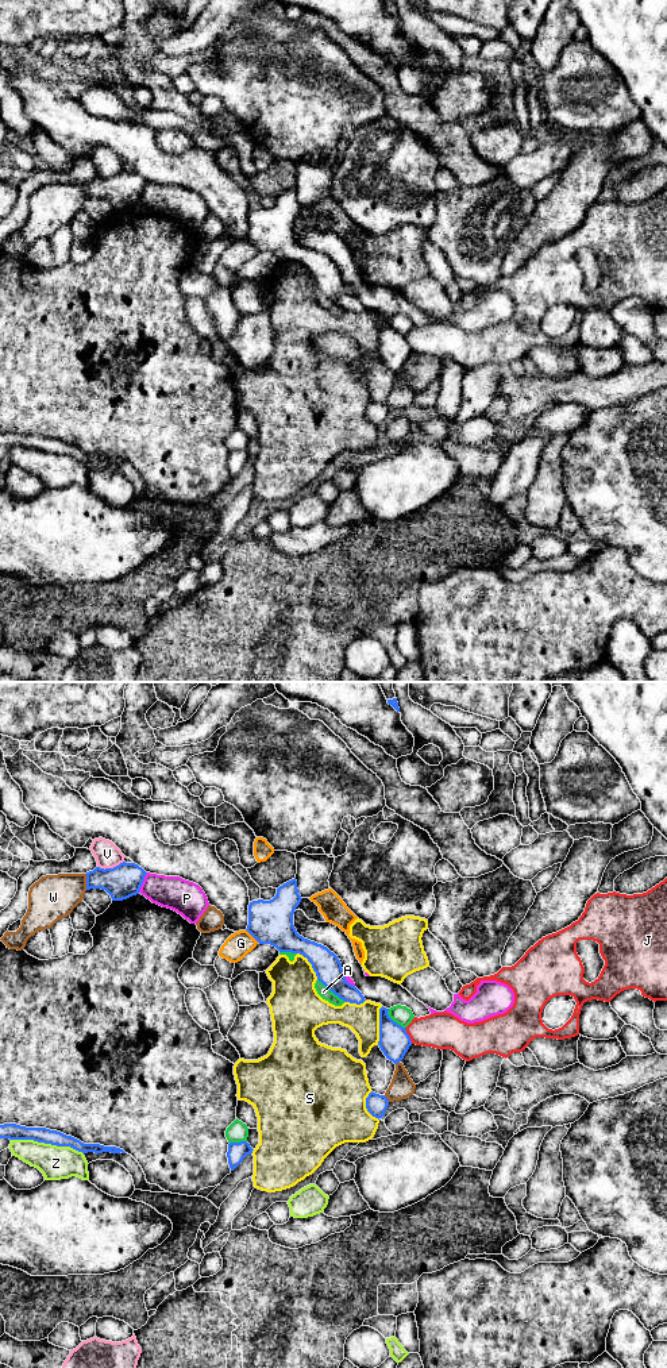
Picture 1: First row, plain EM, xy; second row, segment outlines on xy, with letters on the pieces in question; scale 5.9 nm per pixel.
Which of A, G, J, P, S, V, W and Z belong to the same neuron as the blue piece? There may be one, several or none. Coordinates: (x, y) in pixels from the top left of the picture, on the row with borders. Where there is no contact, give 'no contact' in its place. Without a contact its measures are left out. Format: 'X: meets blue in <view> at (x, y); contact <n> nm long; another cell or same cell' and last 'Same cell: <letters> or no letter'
A: meets blue in xy at (331, 990); contact 220 nm long; another cell
G: meets blue in xy at (253, 936); contact 110 nm long; another cell
J: meets blue in xy at (408, 1036); contact 110 nm long; another cell
P: meets blue in xy at (142, 882); contact 130 nm long; another cell
S: meets blue in xy at (380, 1025); contact 240 nm long; another cell
V: meets blue in xy at (110, 869); contact 170 nm long; another cell
W: meets blue in xy at (87, 882); contact 100 nm long; another cell
Z: meets blue in xy at (47, 1143); contact 440 nm long; another cell
Same cell: no letter

